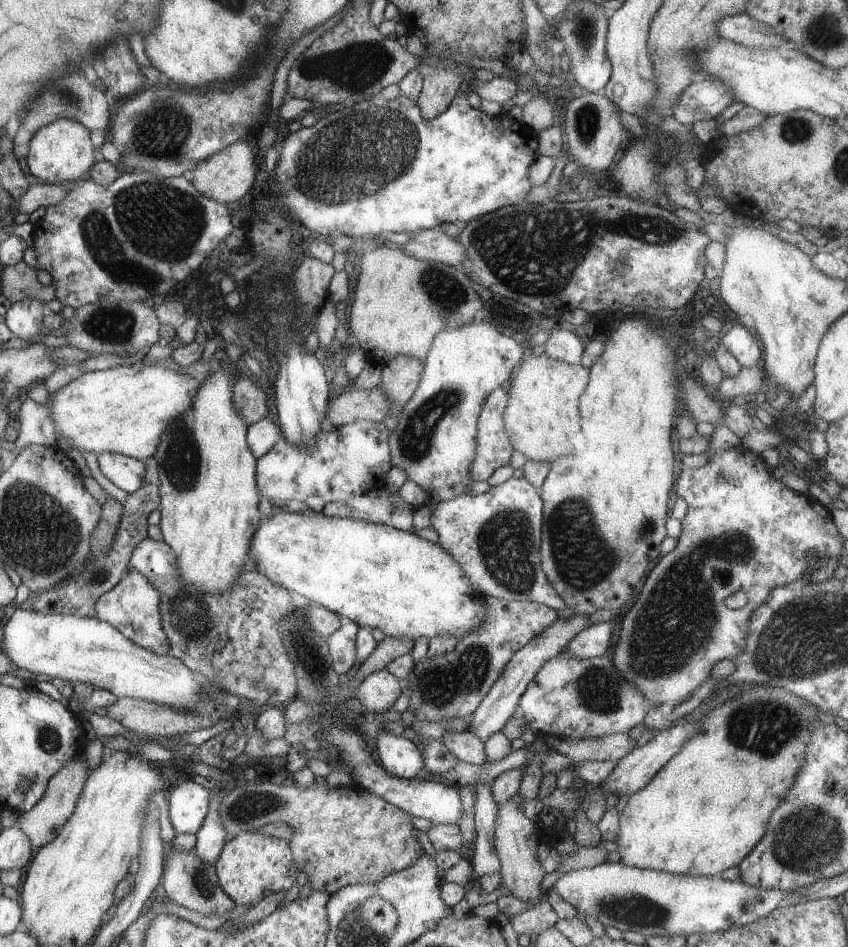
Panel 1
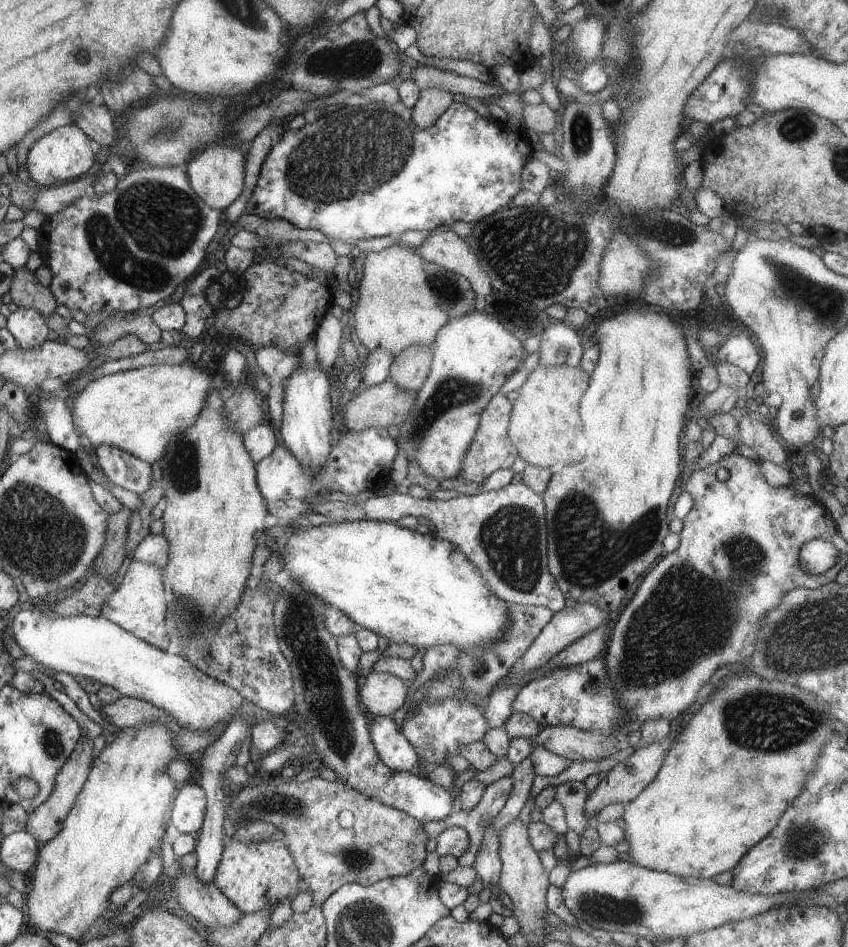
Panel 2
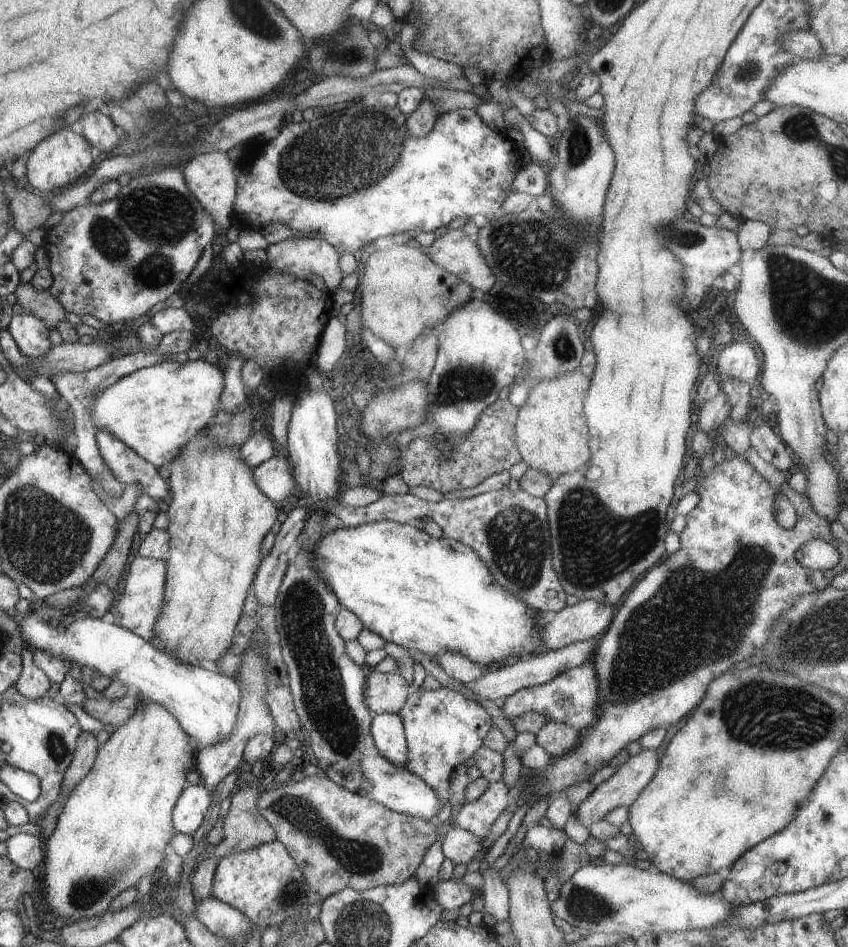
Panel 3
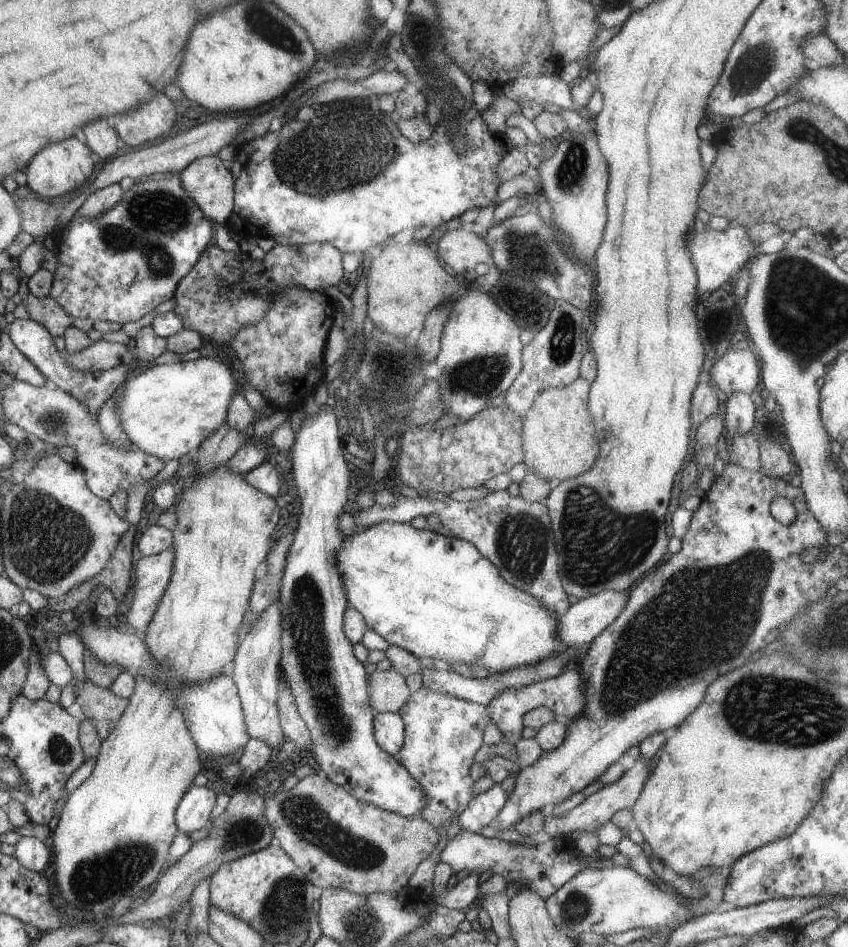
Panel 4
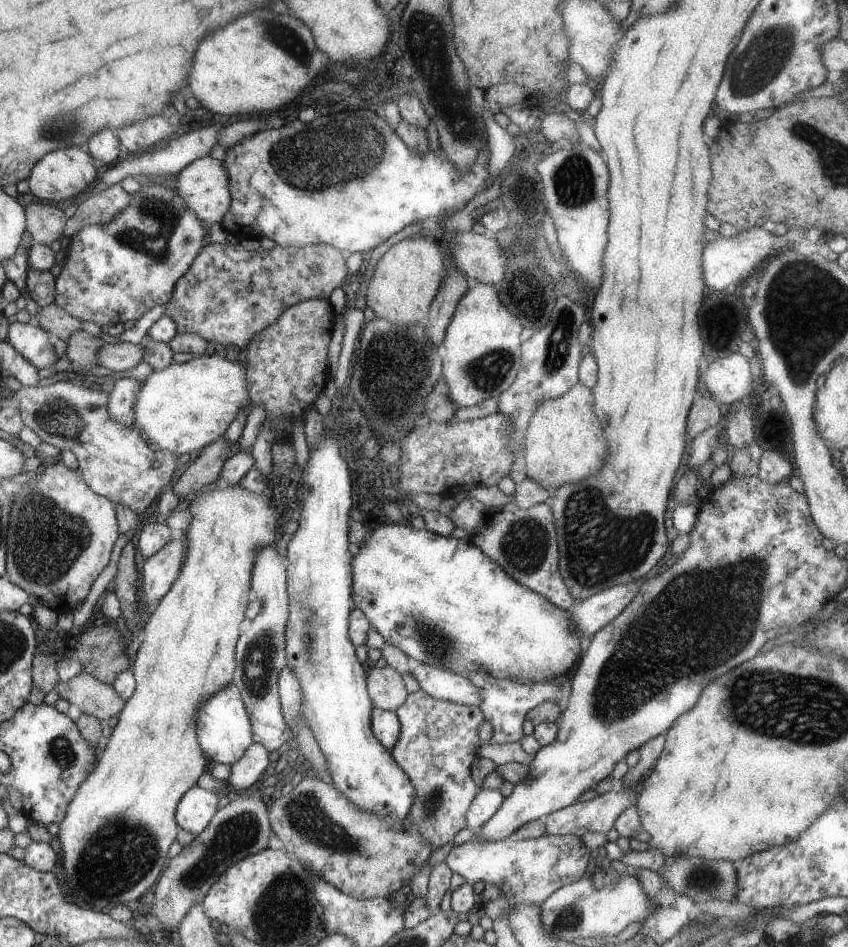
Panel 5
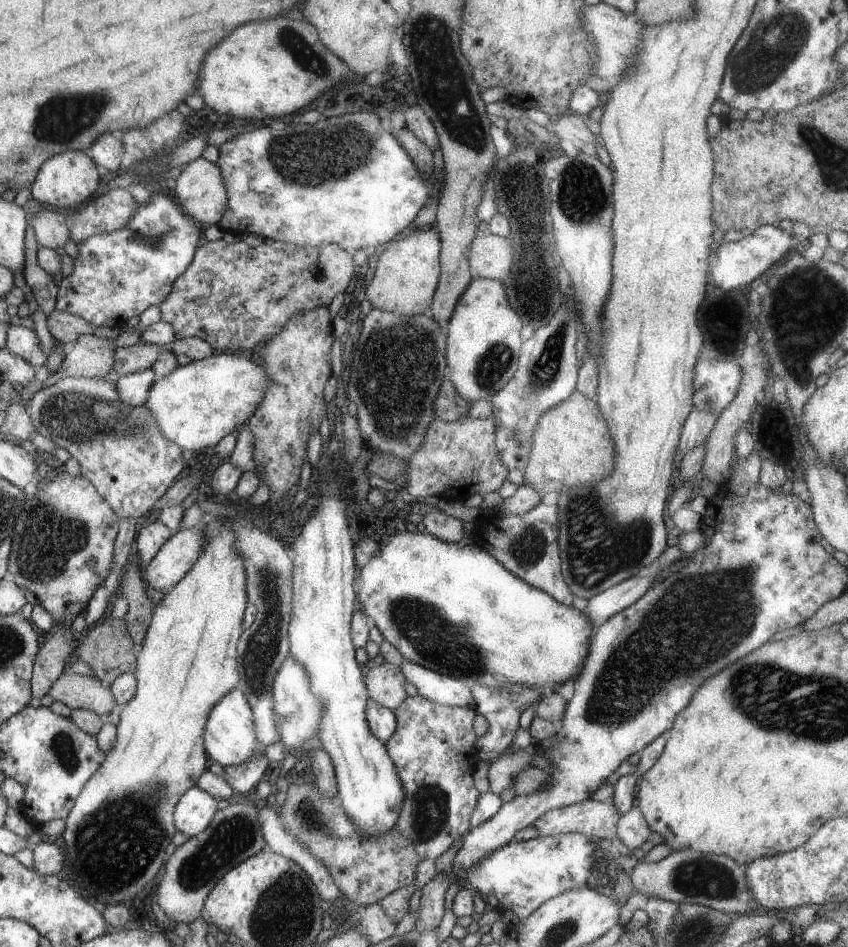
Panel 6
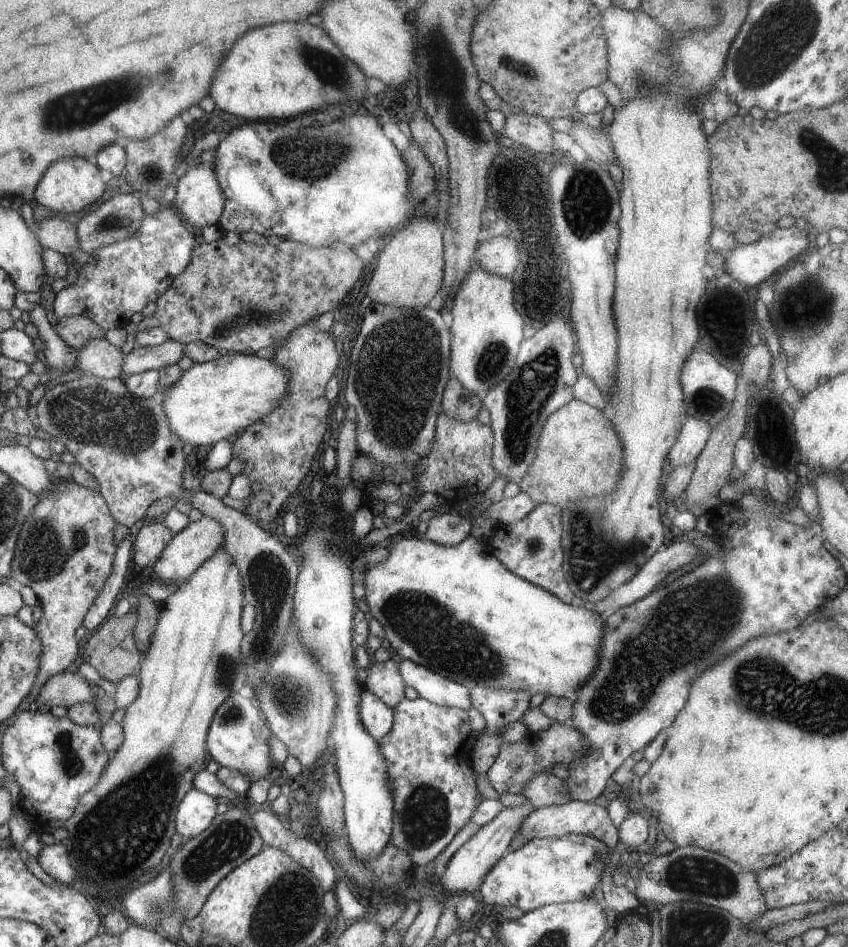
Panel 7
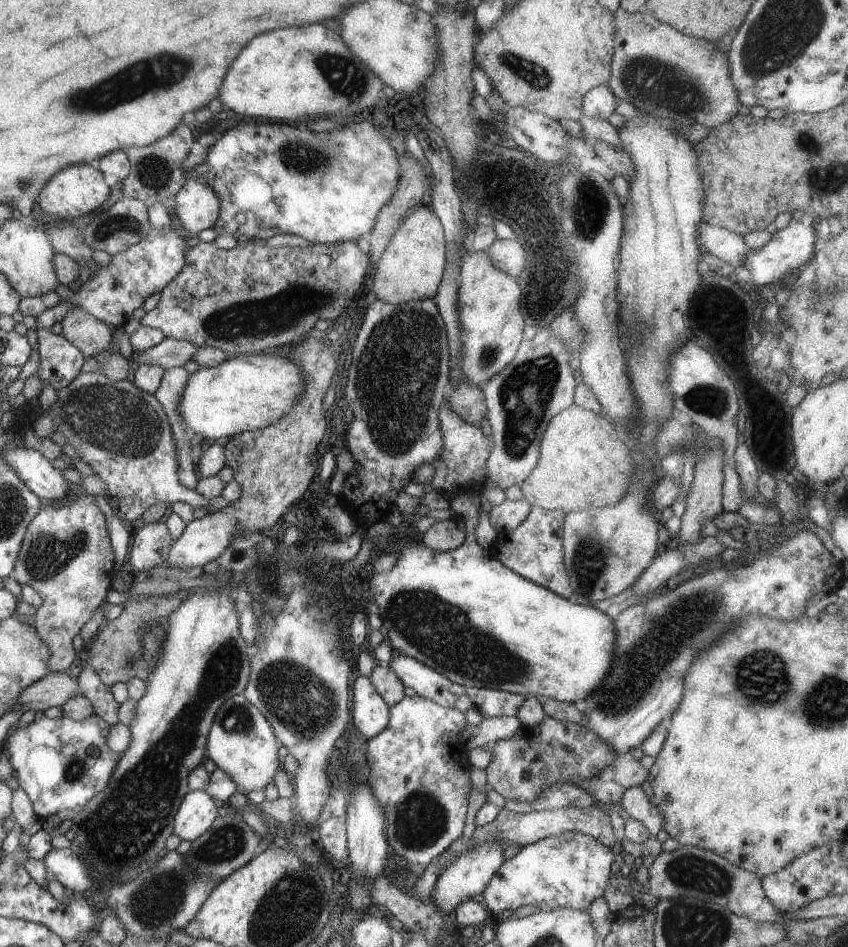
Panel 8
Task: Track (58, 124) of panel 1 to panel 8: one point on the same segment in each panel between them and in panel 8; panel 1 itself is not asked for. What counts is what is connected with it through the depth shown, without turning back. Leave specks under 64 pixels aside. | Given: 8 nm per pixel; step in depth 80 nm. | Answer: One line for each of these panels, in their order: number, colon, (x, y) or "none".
2: (58, 156)
3: (63, 157)
4: (61, 167)
5: (61, 175)
6: (67, 179)
7: (70, 184)
8: (76, 191)

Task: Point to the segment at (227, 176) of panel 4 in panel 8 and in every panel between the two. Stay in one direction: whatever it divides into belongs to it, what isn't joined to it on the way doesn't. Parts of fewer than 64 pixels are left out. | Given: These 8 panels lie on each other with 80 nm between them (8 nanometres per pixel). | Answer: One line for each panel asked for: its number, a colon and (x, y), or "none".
5: (204, 185)
6: (199, 188)
7: (199, 196)
8: (197, 207)

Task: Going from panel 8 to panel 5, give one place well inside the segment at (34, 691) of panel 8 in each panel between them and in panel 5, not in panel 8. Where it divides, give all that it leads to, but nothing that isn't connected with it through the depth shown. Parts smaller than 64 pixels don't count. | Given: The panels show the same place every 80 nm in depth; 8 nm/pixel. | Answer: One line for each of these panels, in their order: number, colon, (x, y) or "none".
5: (93, 697)
6: (76, 691)
7: (65, 689)

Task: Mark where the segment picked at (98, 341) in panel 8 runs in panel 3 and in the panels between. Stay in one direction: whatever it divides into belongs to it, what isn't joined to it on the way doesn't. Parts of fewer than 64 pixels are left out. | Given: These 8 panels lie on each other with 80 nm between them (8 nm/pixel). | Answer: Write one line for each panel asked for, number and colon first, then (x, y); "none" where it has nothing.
3: (41, 304)
4: (47, 312)
5: (58, 323)
6: (65, 327)
7: (76, 330)

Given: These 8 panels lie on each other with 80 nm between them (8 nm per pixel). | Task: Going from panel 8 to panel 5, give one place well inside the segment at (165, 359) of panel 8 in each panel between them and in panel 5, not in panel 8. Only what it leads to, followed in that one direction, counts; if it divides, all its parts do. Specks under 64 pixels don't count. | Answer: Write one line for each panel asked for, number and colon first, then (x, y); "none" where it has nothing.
5: (120, 357)
6: (142, 356)
7: (140, 359)

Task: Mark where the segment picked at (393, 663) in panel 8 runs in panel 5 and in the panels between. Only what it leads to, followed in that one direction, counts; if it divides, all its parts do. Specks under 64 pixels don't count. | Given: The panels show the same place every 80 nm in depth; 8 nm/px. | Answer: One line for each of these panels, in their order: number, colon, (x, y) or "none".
5: (444, 685)
6: (444, 690)
7: (434, 688)

